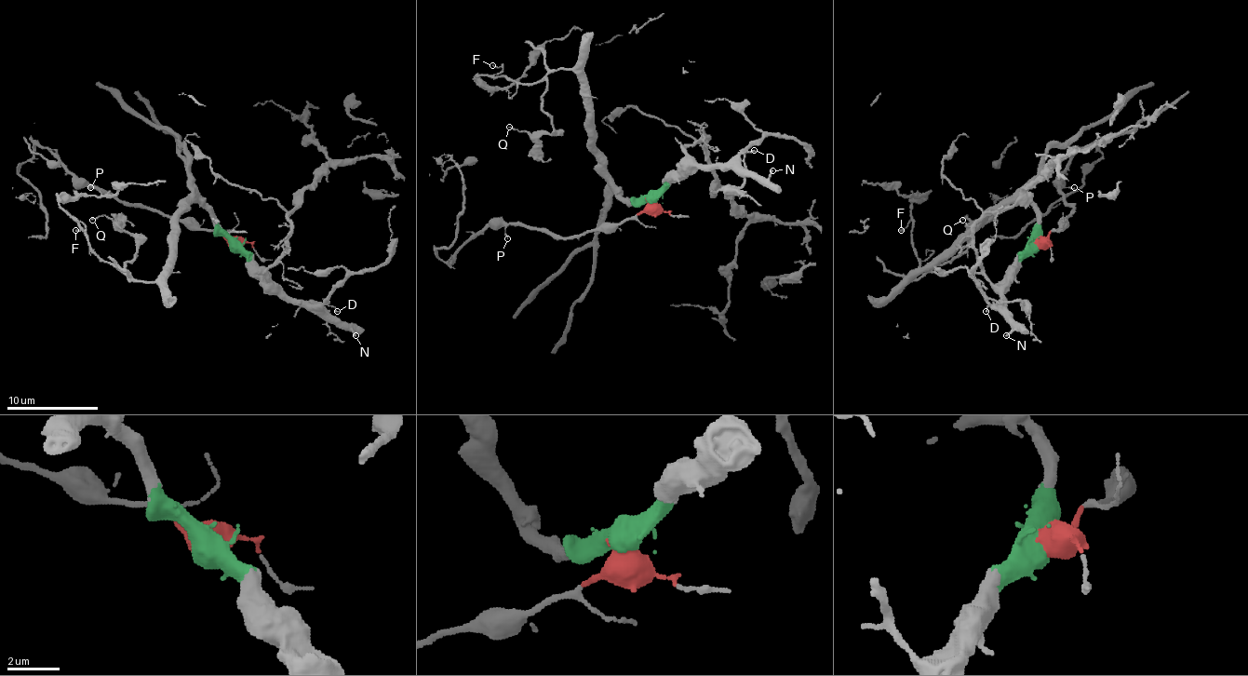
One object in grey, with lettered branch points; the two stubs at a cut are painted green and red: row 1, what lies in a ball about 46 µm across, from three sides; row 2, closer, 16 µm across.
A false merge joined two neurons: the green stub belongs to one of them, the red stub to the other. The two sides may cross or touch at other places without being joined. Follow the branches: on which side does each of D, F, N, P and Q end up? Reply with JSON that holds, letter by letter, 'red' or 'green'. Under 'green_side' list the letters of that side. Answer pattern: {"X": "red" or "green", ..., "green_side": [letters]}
{"D": "green", "F": "green", "N": "green", "P": "red", "Q": "green", "green_side": ["D", "F", "N", "Q"]}

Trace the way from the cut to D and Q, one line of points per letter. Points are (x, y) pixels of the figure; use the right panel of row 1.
D: (1036, 244), (1017, 264), (999, 304), (989, 304), (985, 311)
Q: (1036, 244), (1038, 212), (1031, 205), (994, 205), (905, 281), (967, 249), (969, 221), (962, 219)

